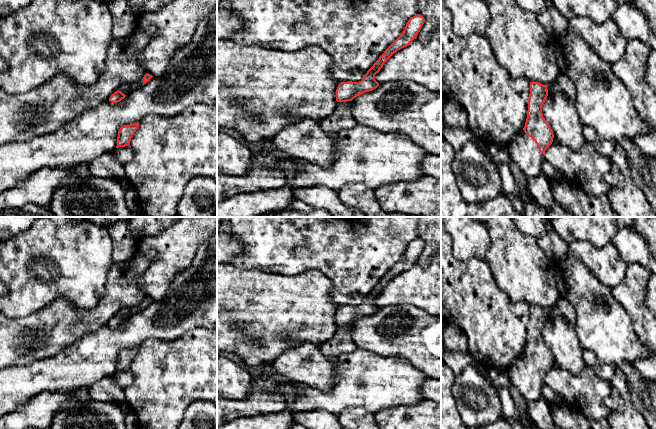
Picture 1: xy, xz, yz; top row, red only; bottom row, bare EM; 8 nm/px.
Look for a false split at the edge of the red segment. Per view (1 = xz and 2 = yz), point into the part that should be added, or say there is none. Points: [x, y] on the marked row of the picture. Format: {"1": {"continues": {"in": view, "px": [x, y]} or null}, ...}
{"1": {"continues": {"in": "xz", "px": [342, 118]}}, "2": {"continues": {"in": "yz", "px": [524, 152]}}}

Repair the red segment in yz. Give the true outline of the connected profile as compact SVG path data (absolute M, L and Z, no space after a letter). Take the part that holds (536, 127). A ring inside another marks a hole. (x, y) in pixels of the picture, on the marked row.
M560 73L556 81L549 86L530 82L525 126L508 144L510 158L527 177L542 174L541 163L544 153L553 142L553 131L542 113L542 106L549 92L561 92L573 102L576 98L572 81L563 73Z

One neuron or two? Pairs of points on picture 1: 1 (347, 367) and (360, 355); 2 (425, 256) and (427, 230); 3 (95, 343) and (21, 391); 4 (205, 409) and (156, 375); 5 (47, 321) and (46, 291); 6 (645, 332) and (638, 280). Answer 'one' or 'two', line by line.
1: one
2: one
3: one
4: two
5: two
6: one

